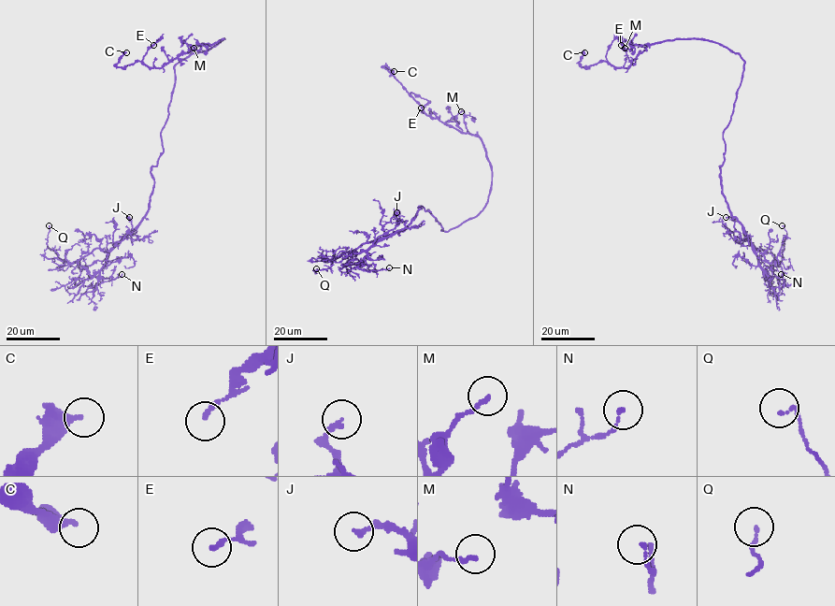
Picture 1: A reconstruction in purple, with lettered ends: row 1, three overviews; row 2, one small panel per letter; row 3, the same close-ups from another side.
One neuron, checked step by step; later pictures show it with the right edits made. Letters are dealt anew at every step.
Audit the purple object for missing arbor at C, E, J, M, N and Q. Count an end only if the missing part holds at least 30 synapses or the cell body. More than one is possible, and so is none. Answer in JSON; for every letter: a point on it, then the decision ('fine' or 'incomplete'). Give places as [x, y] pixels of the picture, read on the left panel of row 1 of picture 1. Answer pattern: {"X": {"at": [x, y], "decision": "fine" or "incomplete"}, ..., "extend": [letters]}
{"C": {"at": [126, 52], "decision": "fine"}, "E": {"at": [153, 45], "decision": "fine"}, "J": {"at": [129, 217], "decision": "fine"}, "M": {"at": [194, 48], "decision": "fine"}, "N": {"at": [122, 274], "decision": "fine"}, "Q": {"at": [49, 225], "decision": "fine"}, "extend": []}

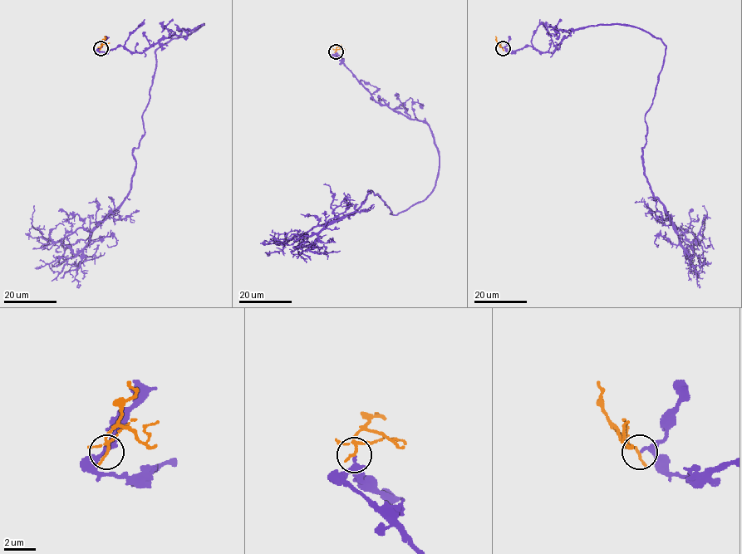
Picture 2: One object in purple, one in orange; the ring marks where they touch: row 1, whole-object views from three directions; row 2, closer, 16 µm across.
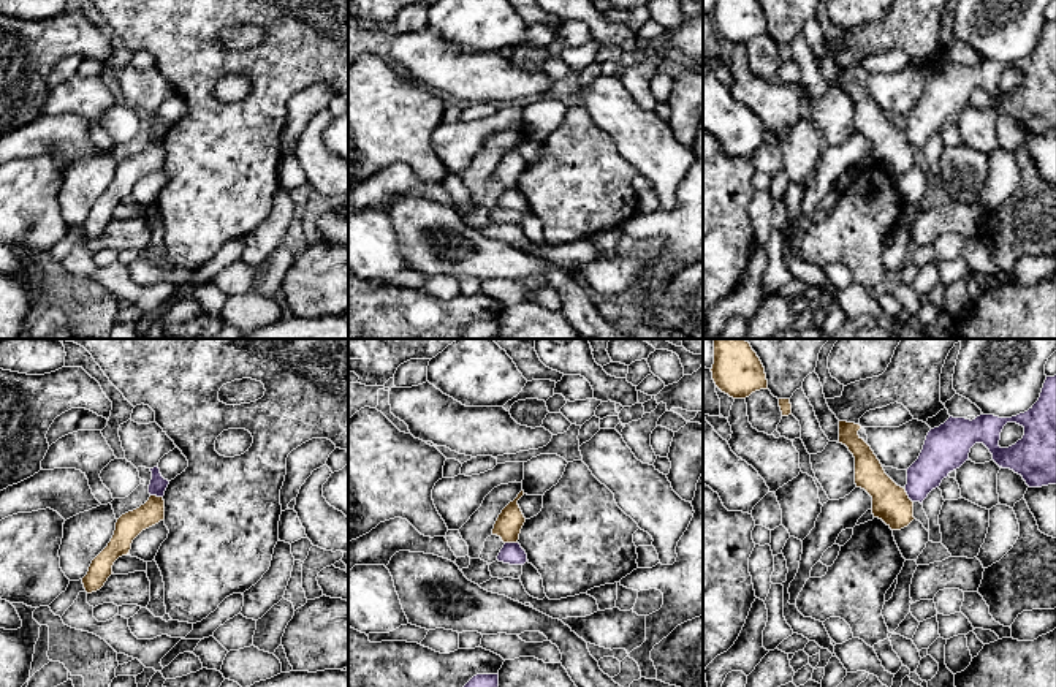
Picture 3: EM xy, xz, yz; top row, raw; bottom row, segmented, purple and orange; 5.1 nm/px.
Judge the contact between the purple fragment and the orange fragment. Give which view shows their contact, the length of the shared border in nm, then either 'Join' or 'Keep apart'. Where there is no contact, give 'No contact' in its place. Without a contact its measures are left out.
Touches purple in yz. Shared border 80 nm. Keep apart

